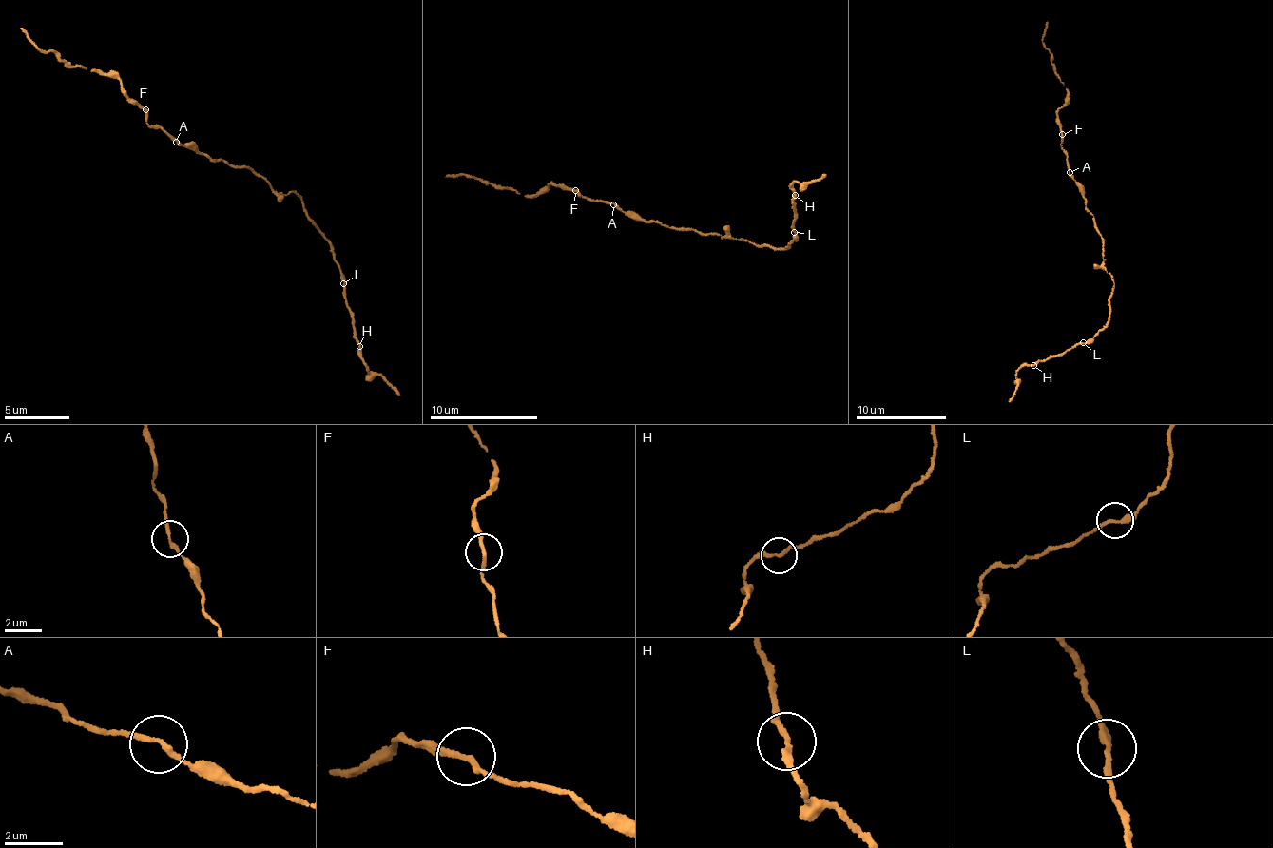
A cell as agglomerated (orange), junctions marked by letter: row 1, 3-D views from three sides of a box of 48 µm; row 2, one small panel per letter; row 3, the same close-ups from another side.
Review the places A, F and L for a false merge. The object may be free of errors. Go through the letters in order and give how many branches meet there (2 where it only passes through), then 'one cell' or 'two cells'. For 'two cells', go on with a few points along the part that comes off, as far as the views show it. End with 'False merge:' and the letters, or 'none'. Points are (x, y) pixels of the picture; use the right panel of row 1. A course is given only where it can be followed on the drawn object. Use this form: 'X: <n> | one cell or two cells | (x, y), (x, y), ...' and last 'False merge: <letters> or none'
A: 2 | one cell
F: 2 | one cell
L: 2 | one cell
False merge: none

